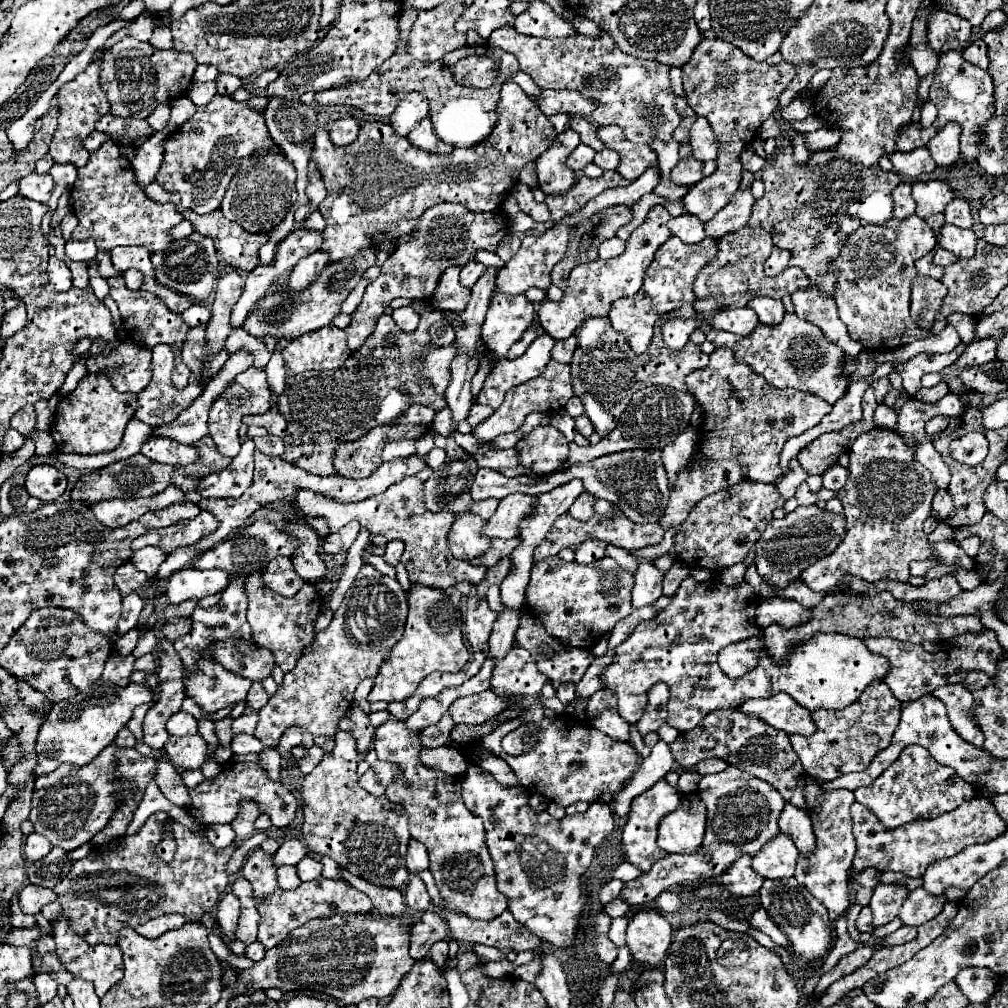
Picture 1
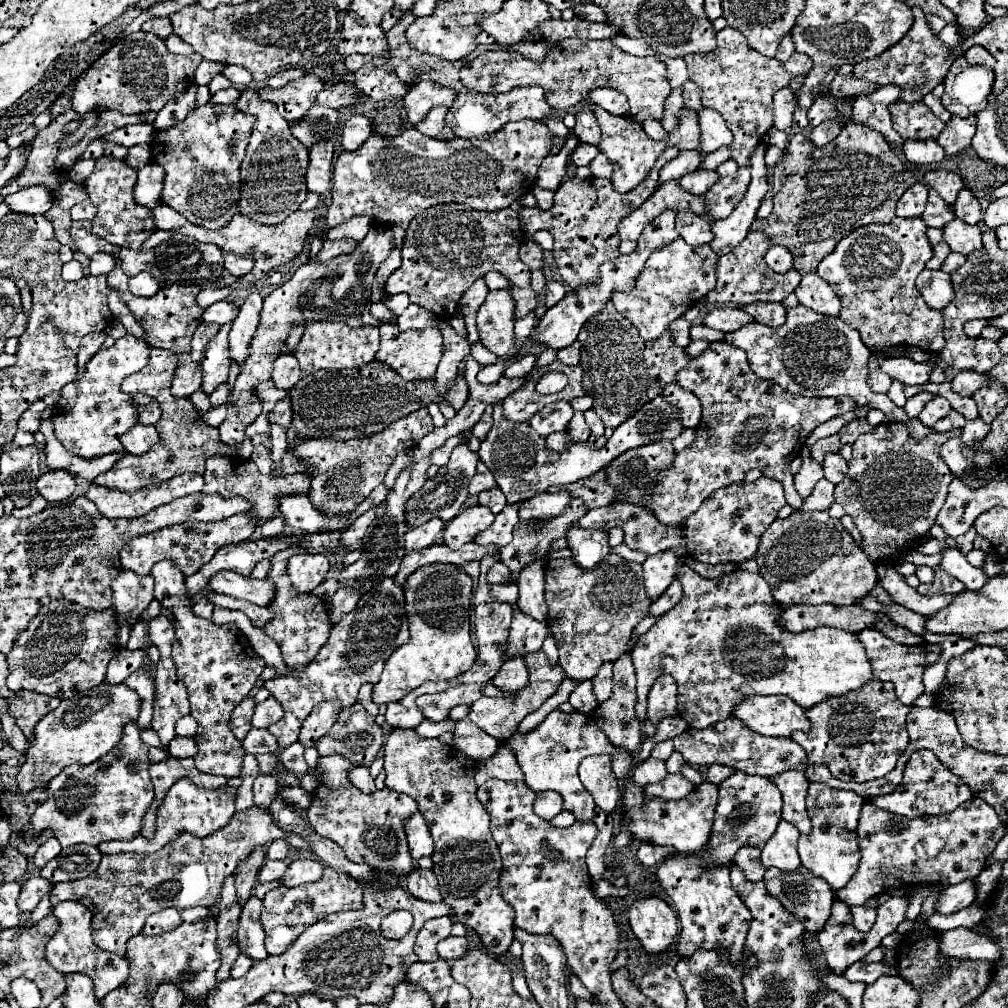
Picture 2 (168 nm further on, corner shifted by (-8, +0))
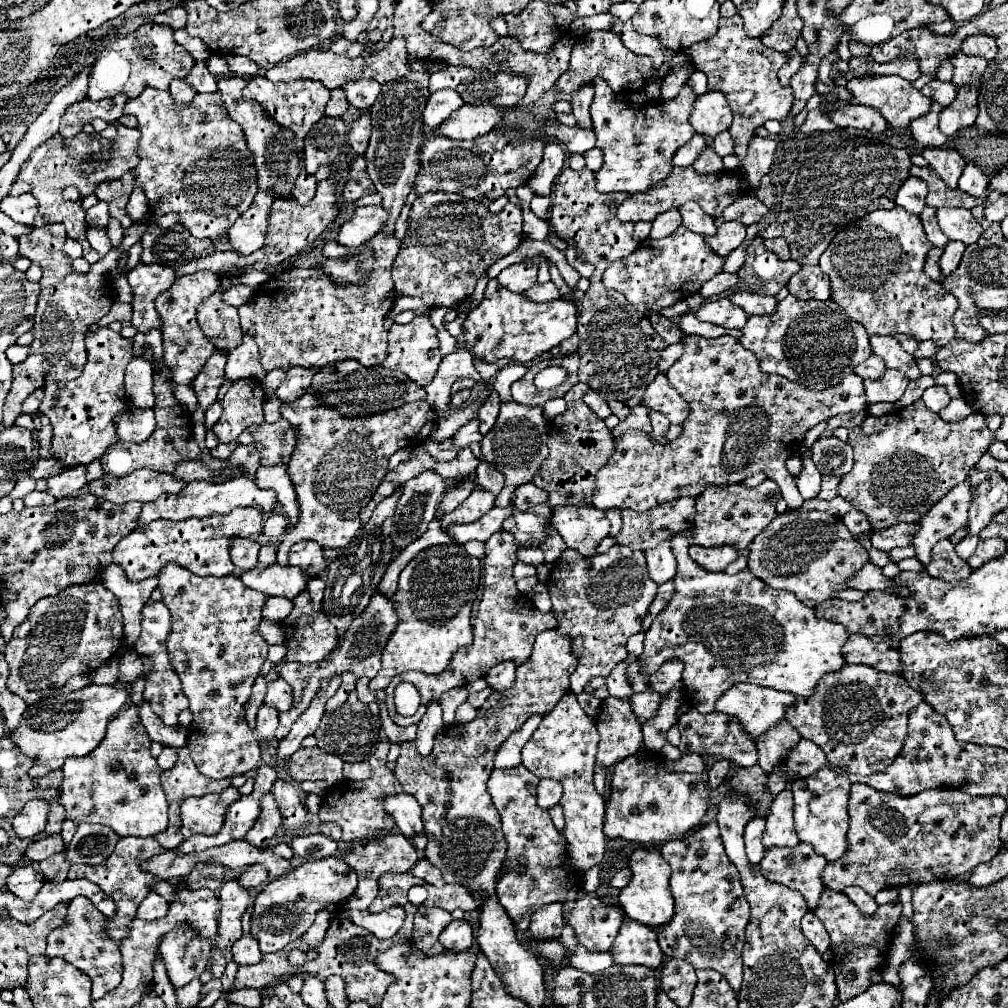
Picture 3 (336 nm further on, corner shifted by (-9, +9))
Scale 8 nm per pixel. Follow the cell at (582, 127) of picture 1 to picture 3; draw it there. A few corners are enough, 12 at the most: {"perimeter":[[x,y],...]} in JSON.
{"perimeter":[[593,84],[581,86],[571,98],[581,128],[591,128]]}

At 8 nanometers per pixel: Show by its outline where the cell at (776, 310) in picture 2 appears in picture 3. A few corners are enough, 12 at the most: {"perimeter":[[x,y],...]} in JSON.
{"perimeter":[[735,292],[731,302],[751,314],[773,314],[777,300]]}

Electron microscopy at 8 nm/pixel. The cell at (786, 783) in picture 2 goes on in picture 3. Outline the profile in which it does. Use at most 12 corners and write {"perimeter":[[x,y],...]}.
{"perimeter":[[789,722],[757,736],[759,766],[769,772],[801,736]]}

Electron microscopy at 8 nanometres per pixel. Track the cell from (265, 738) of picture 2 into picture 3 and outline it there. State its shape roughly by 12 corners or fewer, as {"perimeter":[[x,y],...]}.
{"perimeter":[[261,706],[257,712],[257,734],[273,740],[277,710]]}

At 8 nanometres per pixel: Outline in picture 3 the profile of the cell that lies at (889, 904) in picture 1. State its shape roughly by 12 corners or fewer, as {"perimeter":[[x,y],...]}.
{"perimeter":[[825,888],[815,910],[831,936],[841,1002],[887,966],[901,904],[865,916]]}

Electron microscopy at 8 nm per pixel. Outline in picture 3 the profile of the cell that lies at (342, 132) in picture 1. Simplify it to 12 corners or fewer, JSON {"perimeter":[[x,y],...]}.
{"perimeter":[[365,112],[349,132],[349,146],[365,154],[371,118]]}

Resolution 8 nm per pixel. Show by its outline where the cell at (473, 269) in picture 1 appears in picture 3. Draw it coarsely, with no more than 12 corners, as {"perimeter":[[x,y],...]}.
{"perimeter":[[525,260],[499,274],[507,290],[525,292],[537,282],[537,262]]}

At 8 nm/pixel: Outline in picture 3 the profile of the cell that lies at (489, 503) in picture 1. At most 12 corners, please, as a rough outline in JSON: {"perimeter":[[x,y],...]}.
{"perimeter":[[481,460],[477,486],[497,496],[505,476],[495,466]]}

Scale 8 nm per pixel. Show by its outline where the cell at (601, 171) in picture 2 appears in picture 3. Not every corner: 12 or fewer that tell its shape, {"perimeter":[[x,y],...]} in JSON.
{"perimeter":[[593,148],[583,154],[589,170],[603,166],[603,152]]}

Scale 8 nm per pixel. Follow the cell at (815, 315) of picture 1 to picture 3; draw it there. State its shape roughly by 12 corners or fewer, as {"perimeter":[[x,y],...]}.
{"perimeter":[[803,266],[789,282],[801,300],[829,300],[829,276]]}

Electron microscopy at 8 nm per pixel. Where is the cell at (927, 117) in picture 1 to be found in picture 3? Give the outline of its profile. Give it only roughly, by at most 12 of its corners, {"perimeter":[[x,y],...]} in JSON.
{"perimeter":[[933,80],[921,88],[927,98],[945,108],[955,100],[951,82]]}

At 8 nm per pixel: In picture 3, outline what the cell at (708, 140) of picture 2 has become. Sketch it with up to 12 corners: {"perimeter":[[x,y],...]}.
{"perimeter":[[707,90],[693,102],[689,122],[715,138],[731,126],[729,102]]}

